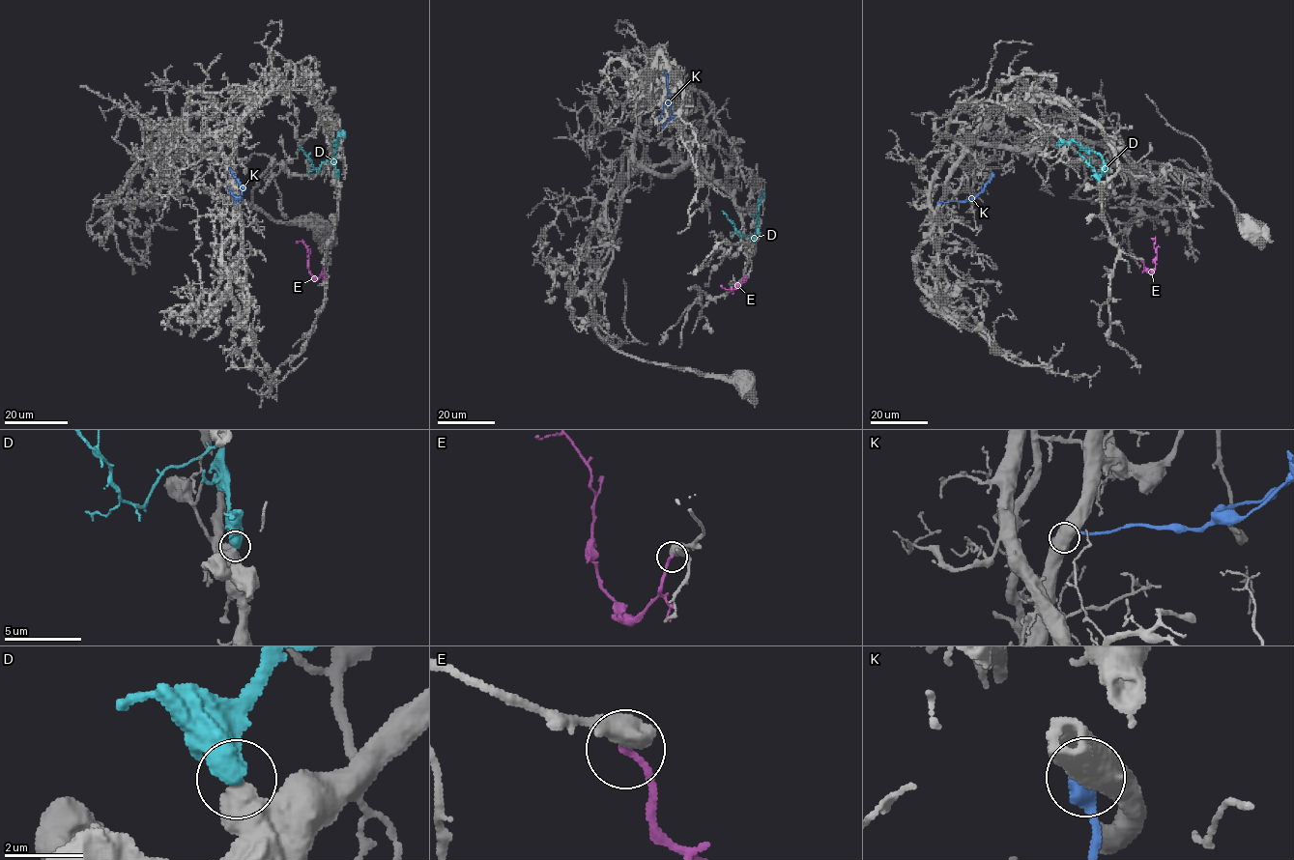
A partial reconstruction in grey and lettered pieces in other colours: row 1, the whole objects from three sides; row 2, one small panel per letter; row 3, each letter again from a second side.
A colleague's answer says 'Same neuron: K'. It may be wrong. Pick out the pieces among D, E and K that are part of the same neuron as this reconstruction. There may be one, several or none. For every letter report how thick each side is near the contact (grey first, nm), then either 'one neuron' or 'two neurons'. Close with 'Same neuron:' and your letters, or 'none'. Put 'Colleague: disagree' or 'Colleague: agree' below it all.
D: calibres 600 and 600 nm; two neurons
E: calibres 650 and 170 nm; two neurons
K: calibres 550 and 550 nm; two neurons
Same neuron: none
Colleague: disagree

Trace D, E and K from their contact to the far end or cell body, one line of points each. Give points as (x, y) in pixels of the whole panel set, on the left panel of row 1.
D: (337, 178), (335, 145), (338, 131), (344, 138)
E: (324, 266), (317, 278), (307, 267), (307, 246), (297, 242)
K: (236, 202), (242, 188), (230, 167)

